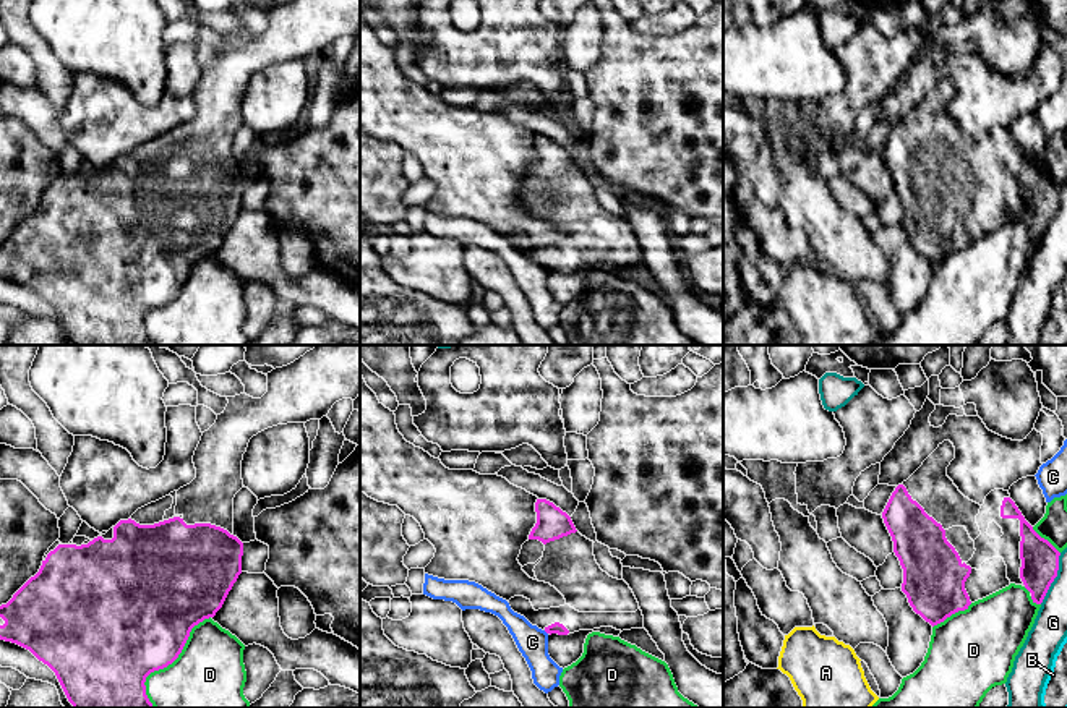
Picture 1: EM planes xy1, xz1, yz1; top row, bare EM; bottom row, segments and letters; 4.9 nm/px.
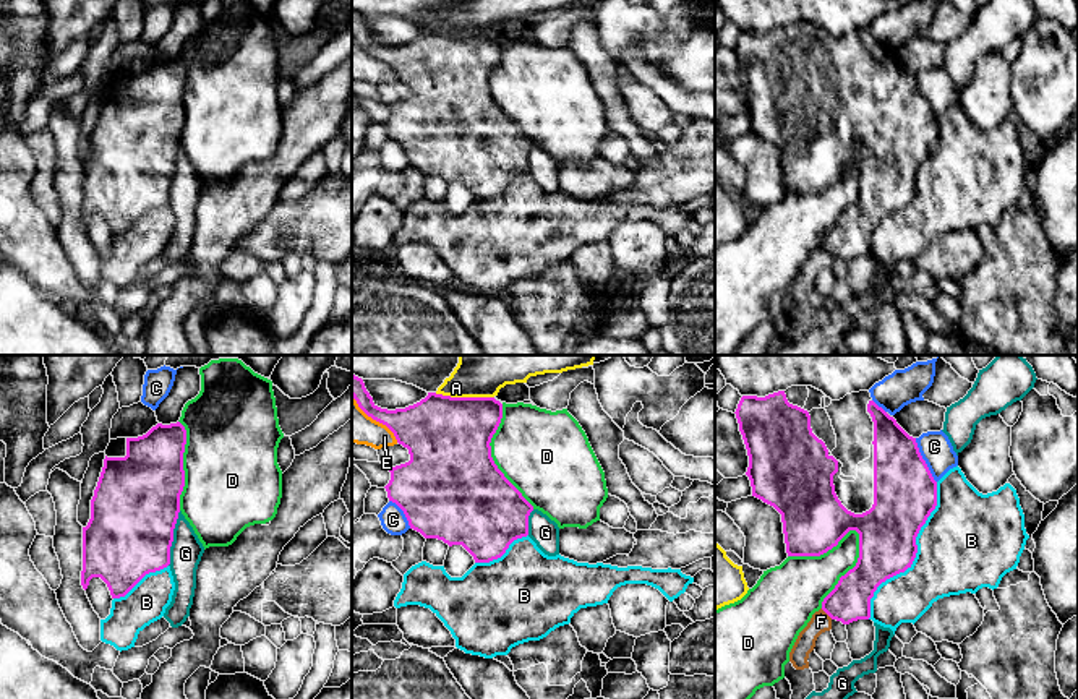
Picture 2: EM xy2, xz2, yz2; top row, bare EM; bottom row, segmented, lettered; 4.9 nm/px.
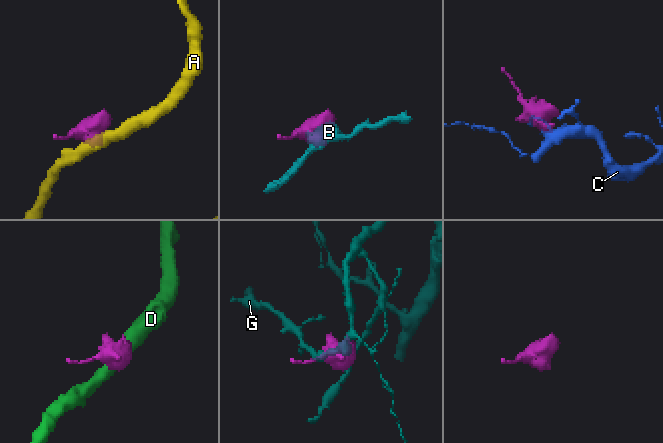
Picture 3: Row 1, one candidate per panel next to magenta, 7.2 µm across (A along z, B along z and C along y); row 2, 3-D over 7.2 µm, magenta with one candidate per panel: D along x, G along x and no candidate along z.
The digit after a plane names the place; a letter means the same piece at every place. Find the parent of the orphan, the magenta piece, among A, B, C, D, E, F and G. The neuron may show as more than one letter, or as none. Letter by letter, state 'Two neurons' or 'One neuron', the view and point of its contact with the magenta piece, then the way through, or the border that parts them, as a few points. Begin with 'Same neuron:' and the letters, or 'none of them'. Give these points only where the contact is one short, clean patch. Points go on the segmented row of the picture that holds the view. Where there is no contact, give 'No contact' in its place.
Same neuron: none of them
A: Two neurons. Touches magenta at xz2 (464, 398). Boundary: xz2 (435, 393), (493, 398)
B: Two neurons. Touches magenta at yz2 (915, 555)
C: Two neurons. Touches magenta at yz2 (924, 461)
D: Two neurons. Touches magenta at yz2 (850, 570)
E: Two neurons. Touches magenta at xz2 (375, 419)
F: Two neurons. Touches magenta at yz2 (827, 613). Boundary: yz2 (821, 608), (832, 618)
G: Two neurons. Touches magenta at xy2 (172, 539)

